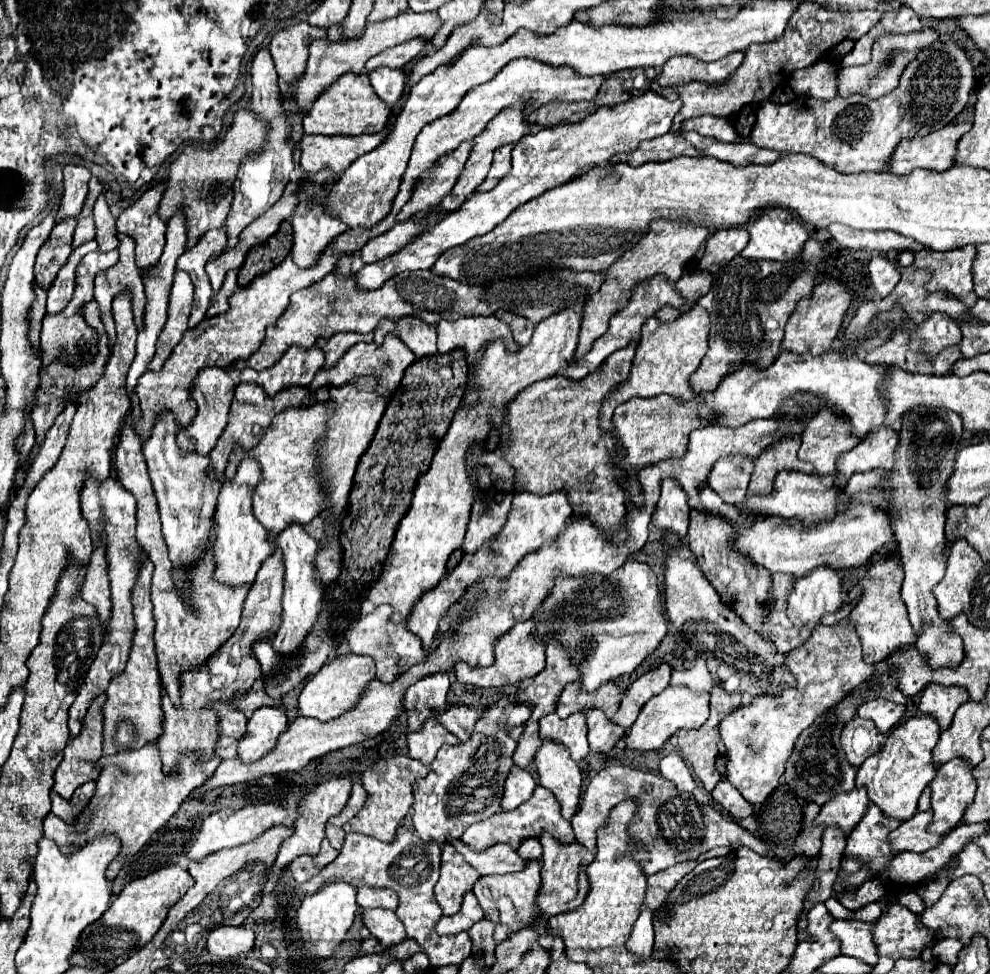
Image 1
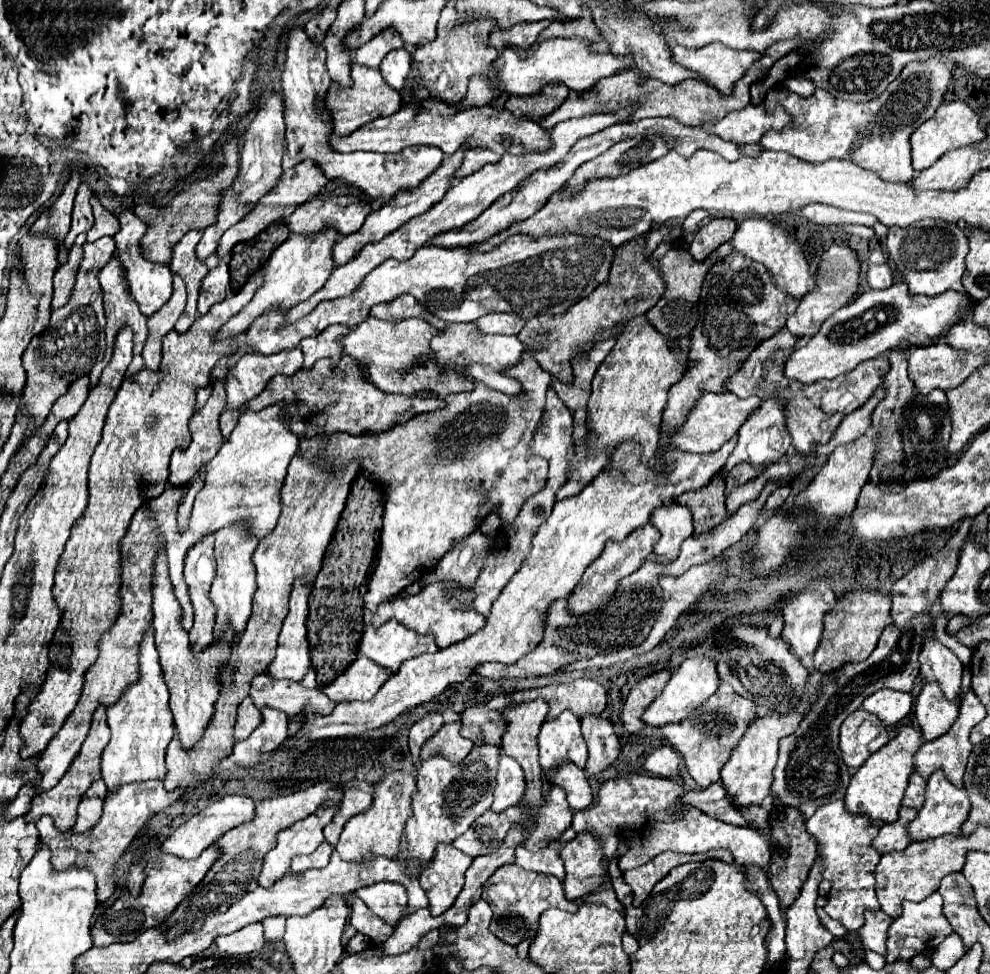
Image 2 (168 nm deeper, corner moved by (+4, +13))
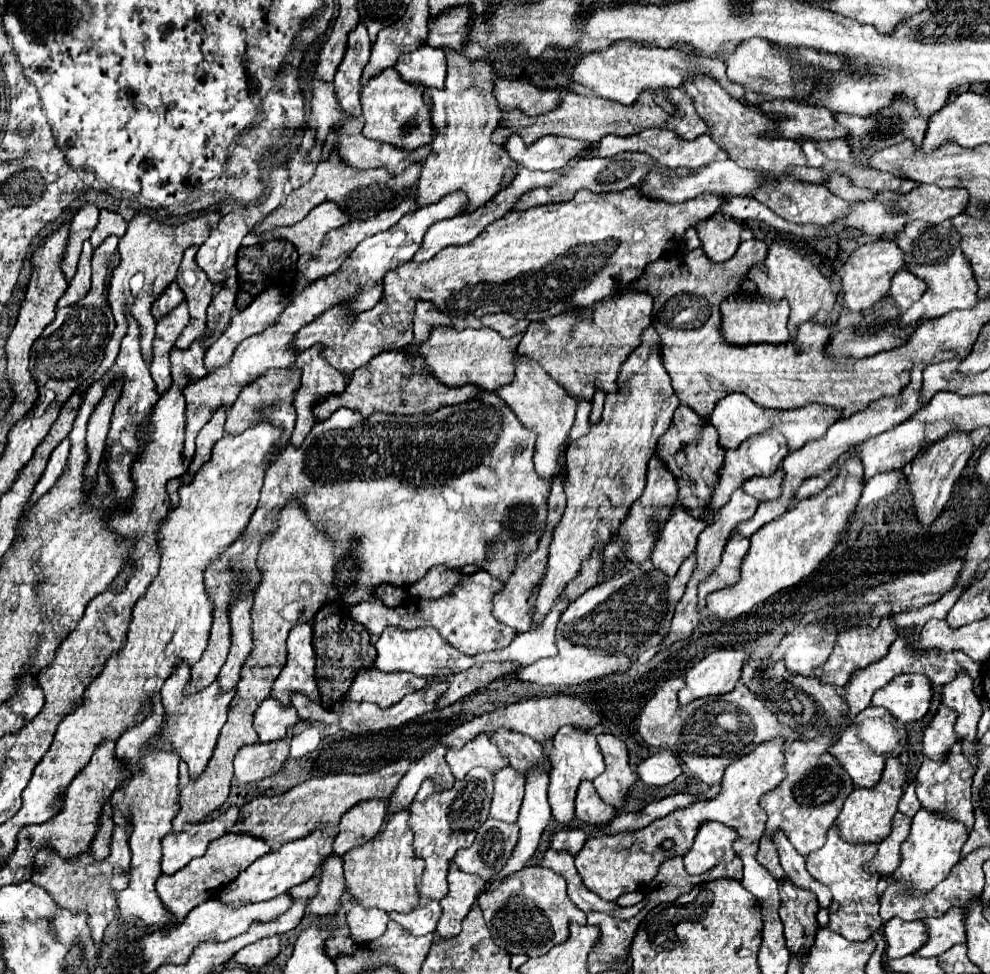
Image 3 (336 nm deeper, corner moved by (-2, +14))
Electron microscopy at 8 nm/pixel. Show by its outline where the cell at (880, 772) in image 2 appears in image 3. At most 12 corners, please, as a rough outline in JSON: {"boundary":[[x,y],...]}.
{"boundary":[[888,758],[872,790],[854,788],[834,822],[850,844],[882,842],[906,784]]}

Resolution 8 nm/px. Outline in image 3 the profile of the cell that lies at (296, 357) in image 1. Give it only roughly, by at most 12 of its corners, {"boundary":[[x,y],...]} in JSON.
{"boundary":[[268,370],[238,394],[226,432],[262,420],[284,430],[288,446],[296,424],[292,406],[300,372]]}

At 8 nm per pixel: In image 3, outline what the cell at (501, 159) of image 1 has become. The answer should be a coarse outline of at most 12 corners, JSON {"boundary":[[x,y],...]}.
{"boundary":[[448,52],[428,88],[436,138],[420,206],[492,200],[518,164],[490,142],[502,110],[484,60]]}

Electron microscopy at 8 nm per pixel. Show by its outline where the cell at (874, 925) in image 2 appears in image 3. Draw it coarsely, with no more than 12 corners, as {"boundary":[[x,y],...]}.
{"boundary":[[922,920],[884,924],[886,956],[902,958],[926,944]]}

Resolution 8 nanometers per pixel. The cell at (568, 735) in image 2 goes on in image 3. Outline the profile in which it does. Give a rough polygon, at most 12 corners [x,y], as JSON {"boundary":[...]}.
{"boundary":[[562,726],[550,750],[548,800],[560,828],[576,820],[582,780],[604,772],[590,732]]}

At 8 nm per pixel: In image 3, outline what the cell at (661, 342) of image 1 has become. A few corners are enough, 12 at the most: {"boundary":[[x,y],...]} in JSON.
{"boundary":[[658,334],[566,452],[568,502],[532,618],[642,496],[680,406]]}

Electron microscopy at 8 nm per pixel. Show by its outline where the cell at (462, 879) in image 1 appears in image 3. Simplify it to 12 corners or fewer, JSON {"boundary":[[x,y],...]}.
{"boundary":[[448,870],[450,892],[440,902],[436,928],[442,938],[458,936],[462,920],[486,890],[482,878]]}

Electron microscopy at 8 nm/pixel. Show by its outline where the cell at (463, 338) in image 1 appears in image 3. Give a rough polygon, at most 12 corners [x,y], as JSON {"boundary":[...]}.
{"boundary":[[516,358],[496,394],[538,432],[534,466],[558,476],[574,398],[536,364]]}

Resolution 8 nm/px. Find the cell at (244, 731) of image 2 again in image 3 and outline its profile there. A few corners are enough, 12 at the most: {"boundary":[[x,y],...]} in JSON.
{"boundary":[[268,698],[254,714],[262,742],[274,742],[296,726],[294,706]]}

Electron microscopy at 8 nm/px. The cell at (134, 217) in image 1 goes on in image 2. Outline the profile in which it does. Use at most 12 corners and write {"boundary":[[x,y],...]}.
{"boundary":[[118,215],[116,249],[140,311],[156,313],[172,295],[172,271],[142,253],[148,225]]}

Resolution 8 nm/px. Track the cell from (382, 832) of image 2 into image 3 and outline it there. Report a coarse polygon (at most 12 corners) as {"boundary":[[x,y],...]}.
{"boundary":[[410,812],[342,856],[350,898],[410,912],[422,860]]}

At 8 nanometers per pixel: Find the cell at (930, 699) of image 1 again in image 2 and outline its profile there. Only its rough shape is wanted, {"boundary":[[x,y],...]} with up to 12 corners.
{"boundary":[[964,669],[960,697],[948,701],[936,683],[924,685],[914,715],[924,741],[950,729],[964,693],[970,669]]}

